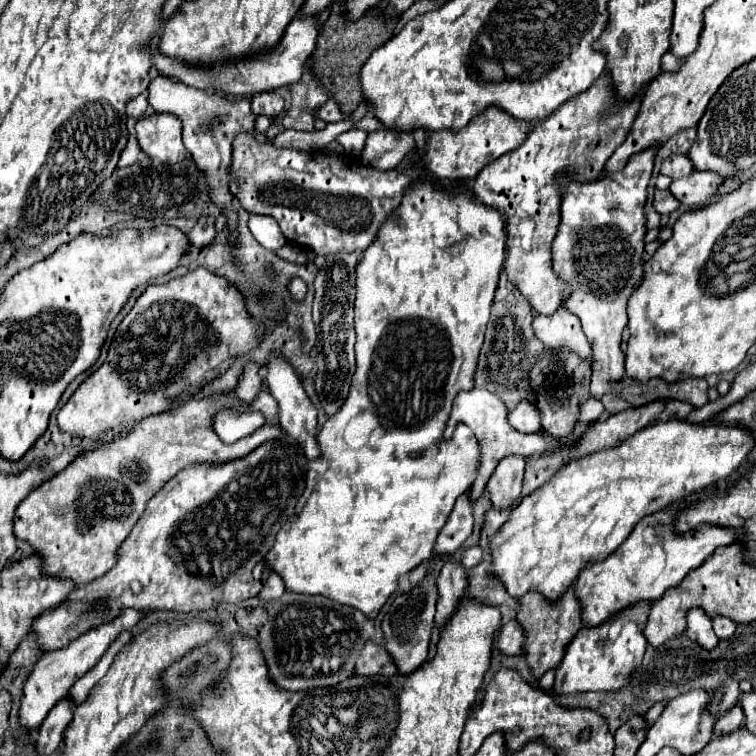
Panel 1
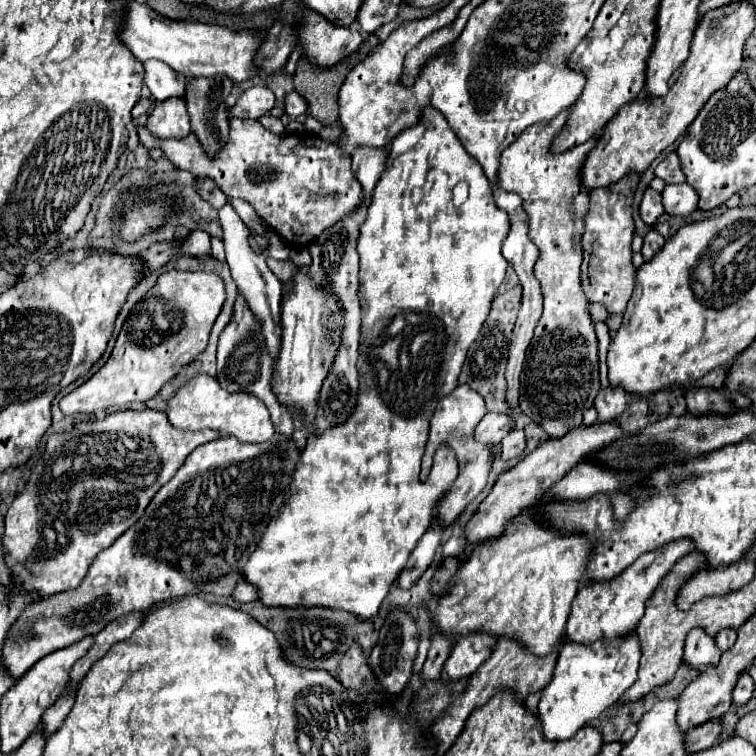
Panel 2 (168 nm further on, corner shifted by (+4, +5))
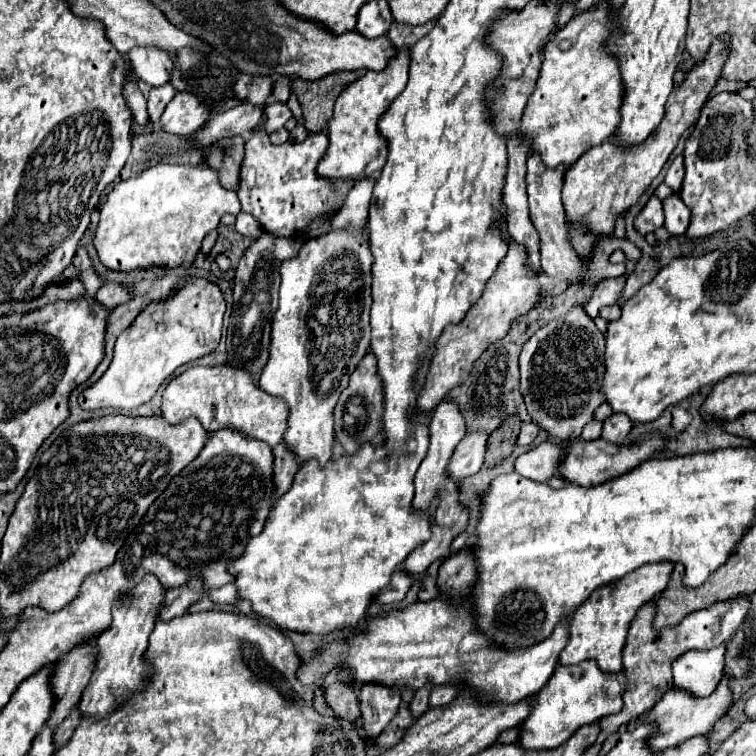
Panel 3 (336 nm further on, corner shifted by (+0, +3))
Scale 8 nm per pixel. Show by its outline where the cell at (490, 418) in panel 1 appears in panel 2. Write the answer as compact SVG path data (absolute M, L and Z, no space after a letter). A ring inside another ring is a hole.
M457 385L449 395L445 395L439 403L437 409L431 417L431 429L429 429L429 441L427 441L427 449L423 455L423 467L421 467L421 481L425 481L425 477L429 475L431 467L433 467L433 455L435 449L439 445L449 445L455 451L455 457L459 461L459 475L457 481L449 487L449 491L445 491L445 497L441 497L437 511L435 511L435 519L433 521L445 521L445 527L449 527L463 511L465 507L483 491L483 485L487 483L487 475L491 469L491 449L483 447L481 443L477 443L473 439L473 431L475 425L481 421L481 417L485 415L485 403L483 397L479 393L473 393L473 389L469 389L467 385Z

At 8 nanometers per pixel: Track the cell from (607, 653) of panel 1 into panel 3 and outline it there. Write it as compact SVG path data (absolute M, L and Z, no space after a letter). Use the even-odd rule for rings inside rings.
M587 659L581 665L559 665L533 705L533 713L521 725L519 743L525 749L553 749L563 745L581 725L595 723L605 715L619 713L623 707L623 693L609 697L605 691L607 673L597 667L597 661Z

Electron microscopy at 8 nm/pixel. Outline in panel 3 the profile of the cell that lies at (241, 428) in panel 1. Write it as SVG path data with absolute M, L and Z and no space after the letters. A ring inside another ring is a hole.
M217 365L217 367L189 367L175 379L171 379L163 391L163 417L167 423L175 425L189 417L201 421L203 429L213 433L223 427L233 427L247 437L261 439L275 447L277 441L283 439L287 427L287 407L281 399L261 391L249 375L237 371L237 367Z

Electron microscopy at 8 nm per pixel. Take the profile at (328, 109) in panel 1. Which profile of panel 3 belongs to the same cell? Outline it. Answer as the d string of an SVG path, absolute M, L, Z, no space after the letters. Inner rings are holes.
M275 101L271 105L265 105L265 113L267 113L267 121L265 121L265 131L267 133L285 127L285 123L289 119L293 119L293 113L291 113L289 105L287 103L281 103L281 101Z

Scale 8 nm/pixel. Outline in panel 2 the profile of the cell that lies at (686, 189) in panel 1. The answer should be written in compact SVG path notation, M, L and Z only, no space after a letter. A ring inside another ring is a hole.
M687 183L667 185L663 189L663 207L669 215L687 217L697 209L697 193Z

